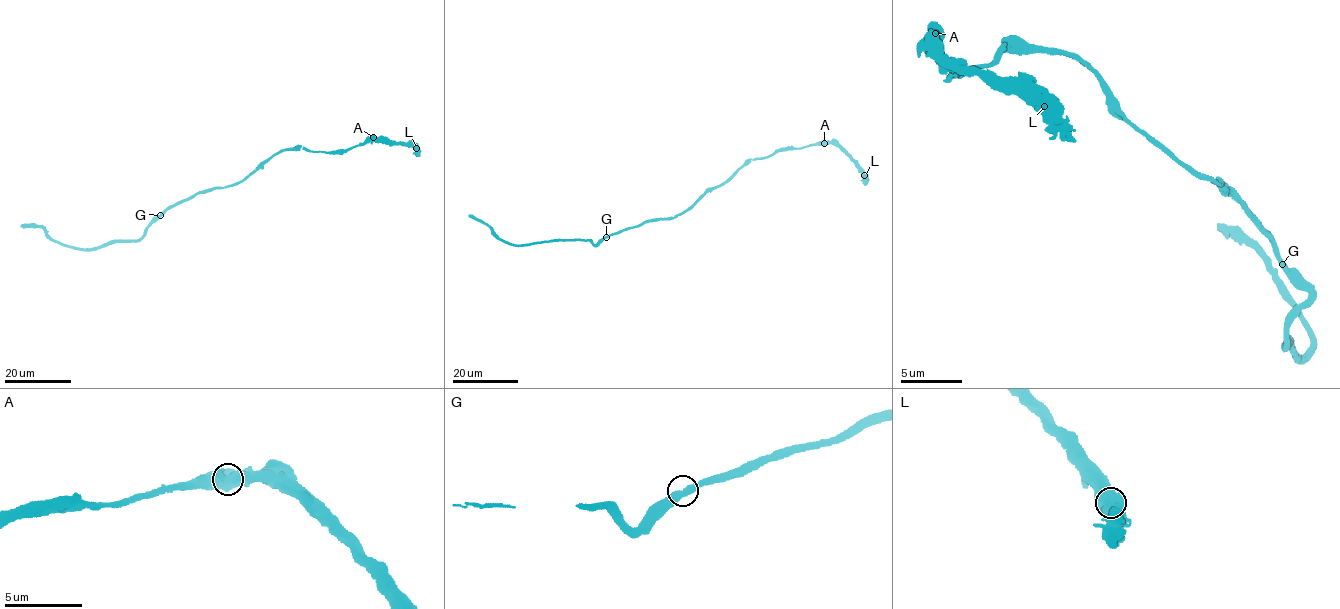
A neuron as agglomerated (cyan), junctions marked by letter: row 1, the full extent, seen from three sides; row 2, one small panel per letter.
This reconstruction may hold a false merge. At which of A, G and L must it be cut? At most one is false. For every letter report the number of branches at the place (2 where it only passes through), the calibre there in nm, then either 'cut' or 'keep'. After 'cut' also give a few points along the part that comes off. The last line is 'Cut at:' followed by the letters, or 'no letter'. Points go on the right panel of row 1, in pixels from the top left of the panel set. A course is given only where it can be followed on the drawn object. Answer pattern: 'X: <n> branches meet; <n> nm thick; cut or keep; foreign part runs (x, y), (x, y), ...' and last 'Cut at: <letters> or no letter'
A: 2 branches meet; 950 nm thick; keep
G: 2 branches meet; 440 nm thick; keep
L: 2 branches meet; 950 nm thick; keep
Cut at: no letter

